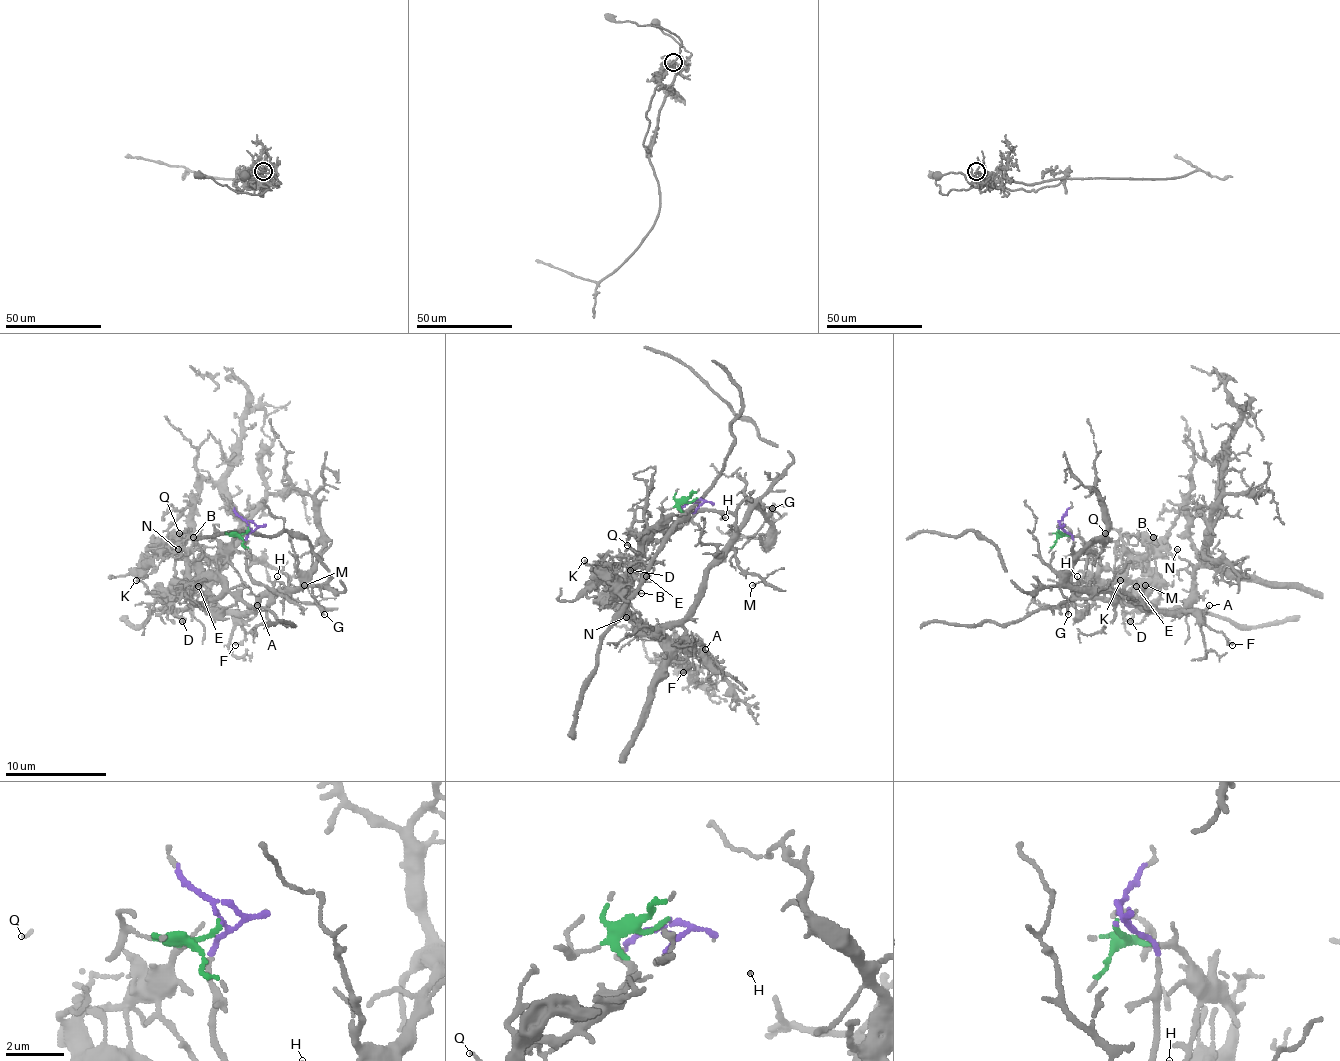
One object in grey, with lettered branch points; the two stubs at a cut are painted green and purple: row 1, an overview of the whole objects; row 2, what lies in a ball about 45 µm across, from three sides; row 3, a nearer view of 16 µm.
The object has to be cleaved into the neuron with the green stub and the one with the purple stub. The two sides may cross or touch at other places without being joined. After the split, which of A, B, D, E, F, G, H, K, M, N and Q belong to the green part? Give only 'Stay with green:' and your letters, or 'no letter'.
Stay with green: B, D, E, K, N, Q

